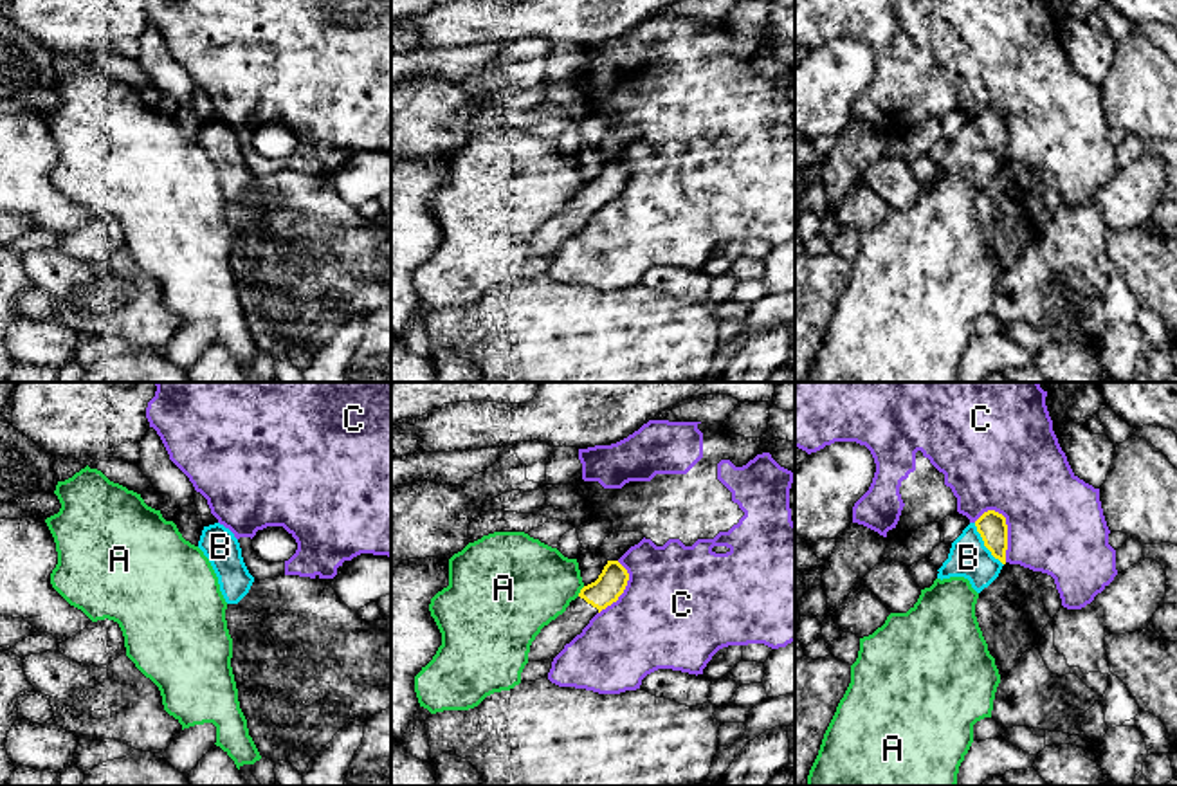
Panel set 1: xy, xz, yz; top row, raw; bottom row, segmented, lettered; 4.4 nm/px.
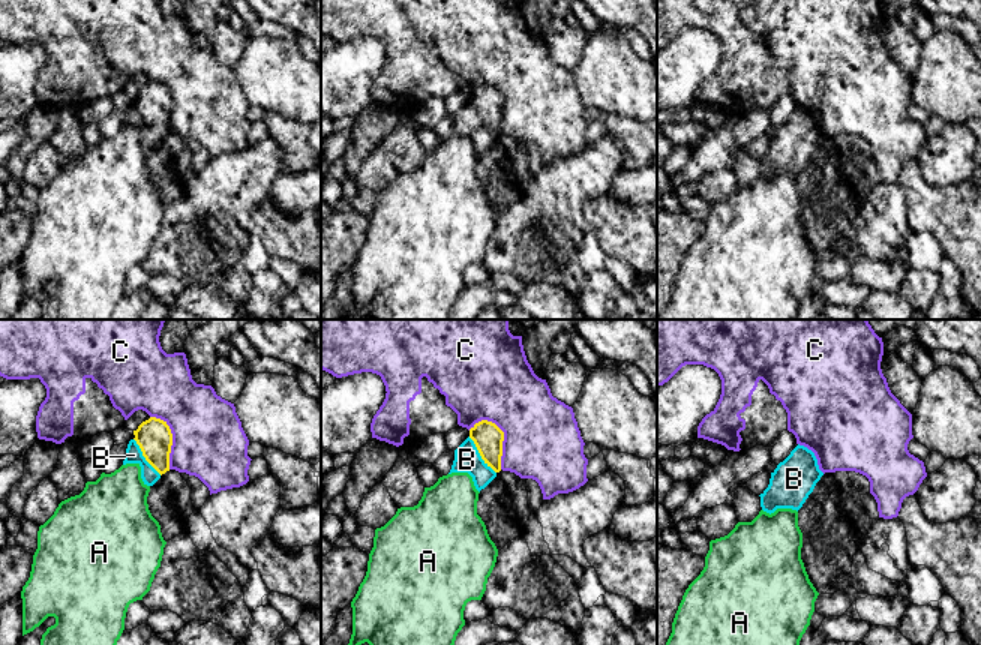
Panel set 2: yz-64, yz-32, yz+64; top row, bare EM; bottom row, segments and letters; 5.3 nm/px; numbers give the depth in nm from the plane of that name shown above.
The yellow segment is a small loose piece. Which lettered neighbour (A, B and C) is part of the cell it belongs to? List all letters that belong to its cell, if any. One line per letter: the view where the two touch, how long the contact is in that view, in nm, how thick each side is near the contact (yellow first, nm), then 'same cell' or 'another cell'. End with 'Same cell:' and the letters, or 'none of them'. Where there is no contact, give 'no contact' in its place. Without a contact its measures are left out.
A: xz | 60 nm | 130/400 nm | another cell
B: yz | 240 nm | 130/180 nm | same cell
C: yz | 260 nm | 130/440 nm | another cell
Same cell: B

